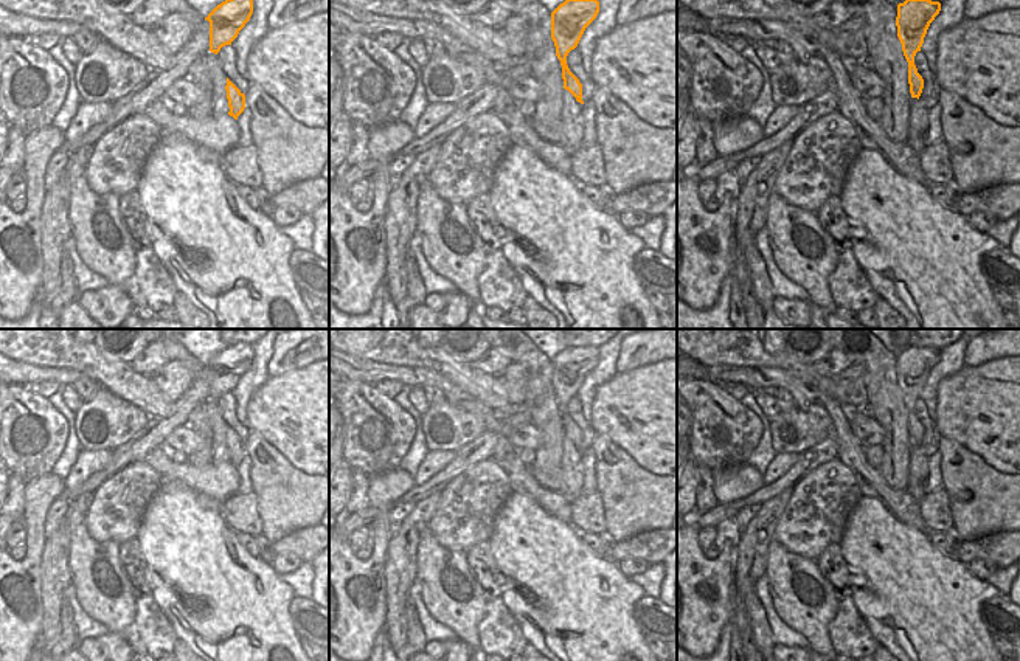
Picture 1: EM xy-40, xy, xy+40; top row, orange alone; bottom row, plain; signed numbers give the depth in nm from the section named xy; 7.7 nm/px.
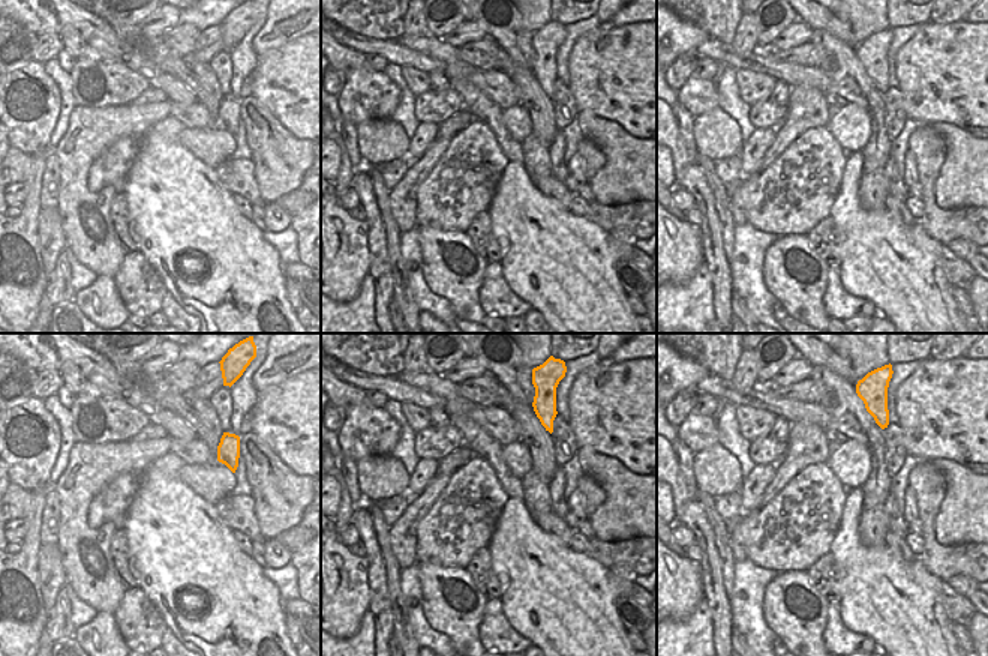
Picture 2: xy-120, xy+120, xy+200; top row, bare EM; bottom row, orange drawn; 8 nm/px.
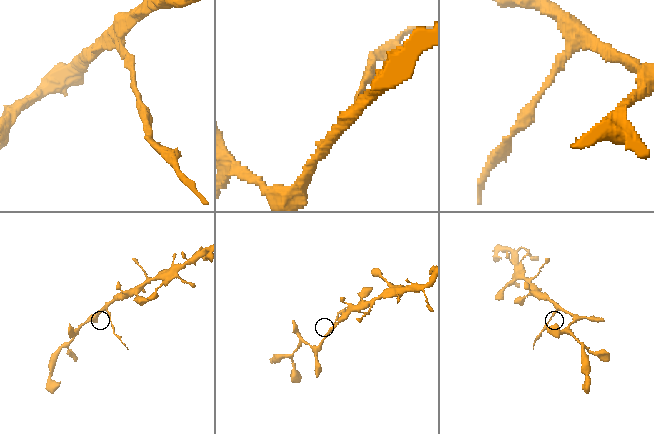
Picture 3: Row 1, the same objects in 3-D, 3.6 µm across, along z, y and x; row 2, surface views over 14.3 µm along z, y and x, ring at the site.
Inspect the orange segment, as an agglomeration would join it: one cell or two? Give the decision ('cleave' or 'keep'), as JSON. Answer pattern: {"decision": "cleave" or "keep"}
{"decision": "cleave"}

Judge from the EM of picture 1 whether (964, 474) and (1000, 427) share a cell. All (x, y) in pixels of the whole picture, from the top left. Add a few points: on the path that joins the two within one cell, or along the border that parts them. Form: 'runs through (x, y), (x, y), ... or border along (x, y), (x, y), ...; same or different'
border along (946, 438), (954, 438), (1003, 474); different

